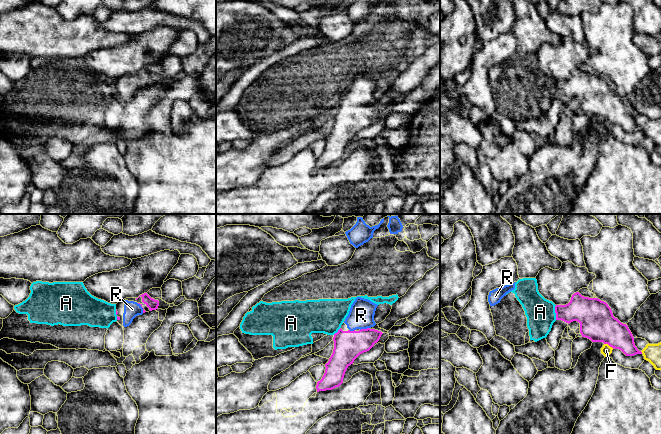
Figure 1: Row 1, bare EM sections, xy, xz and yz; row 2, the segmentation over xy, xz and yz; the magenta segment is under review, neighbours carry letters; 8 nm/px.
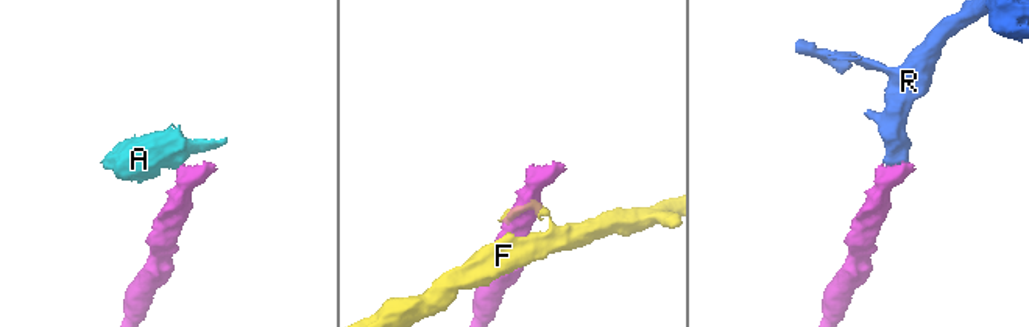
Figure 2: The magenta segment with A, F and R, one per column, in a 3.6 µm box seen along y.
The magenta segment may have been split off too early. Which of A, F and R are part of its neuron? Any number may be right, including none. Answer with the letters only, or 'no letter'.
R

